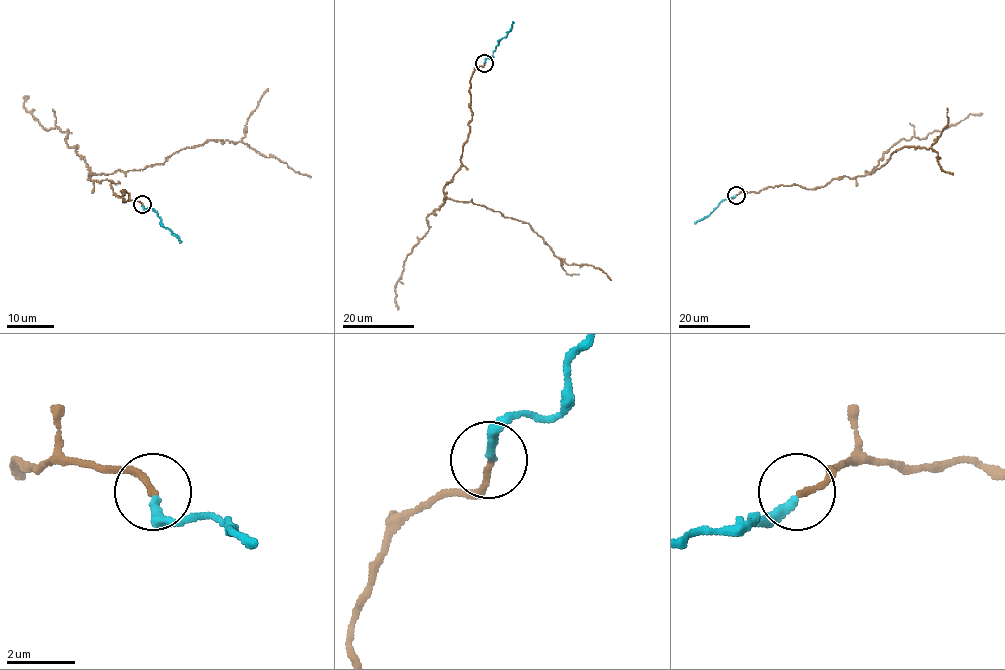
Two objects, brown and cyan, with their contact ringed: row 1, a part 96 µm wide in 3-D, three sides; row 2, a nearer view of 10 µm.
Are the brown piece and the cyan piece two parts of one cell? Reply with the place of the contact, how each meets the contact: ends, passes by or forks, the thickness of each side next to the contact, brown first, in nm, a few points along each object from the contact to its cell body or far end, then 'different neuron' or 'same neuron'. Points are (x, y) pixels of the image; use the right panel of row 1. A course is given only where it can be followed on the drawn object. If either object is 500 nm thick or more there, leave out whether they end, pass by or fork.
(736, 195) | brown ends | cyan ends | 160/280 nm | brown via (735, 195), (793, 184), (814, 189), (833, 179), (867, 174), (905, 147), (932, 149), (940, 168), (953, 174) | cyan via (735, 195), (725, 198), (694, 223) | same neuron

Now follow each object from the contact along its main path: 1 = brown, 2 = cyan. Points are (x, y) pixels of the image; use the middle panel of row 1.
1: (484, 62), (470, 79), (468, 141), (460, 168), (444, 194), (527, 223), (568, 265), (598, 267), (611, 280)
2: (484, 62), (492, 57), (513, 21)

